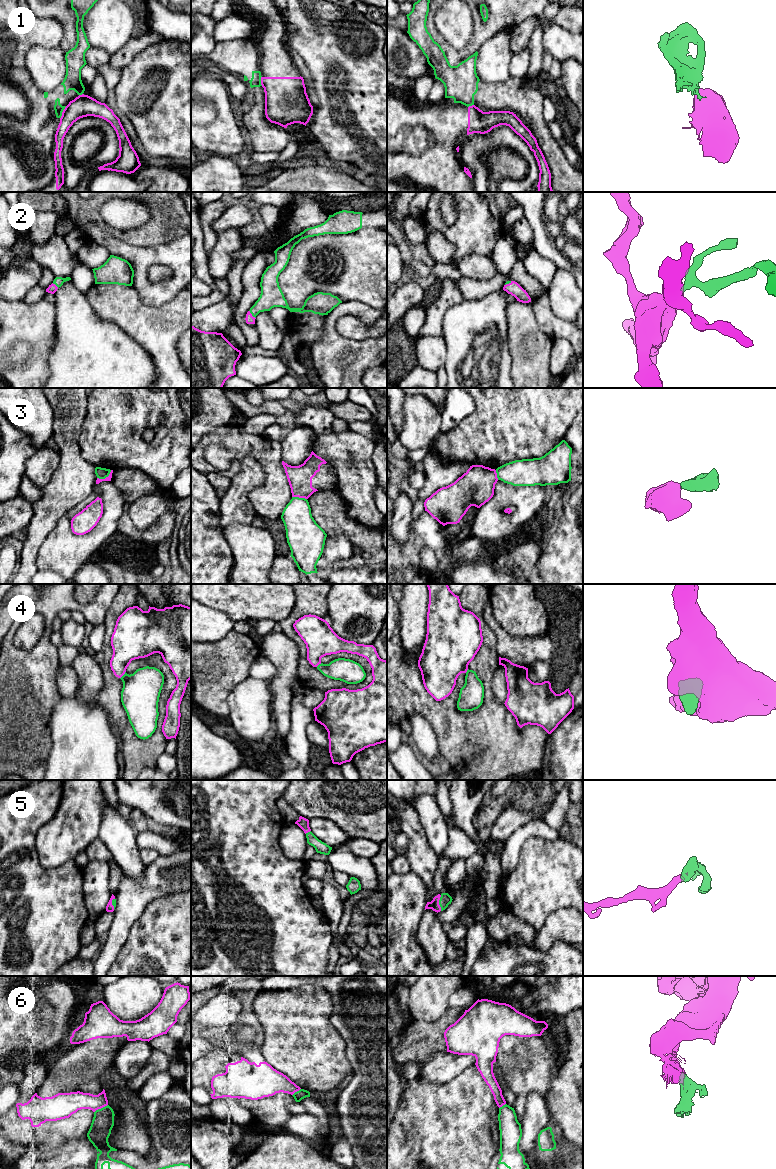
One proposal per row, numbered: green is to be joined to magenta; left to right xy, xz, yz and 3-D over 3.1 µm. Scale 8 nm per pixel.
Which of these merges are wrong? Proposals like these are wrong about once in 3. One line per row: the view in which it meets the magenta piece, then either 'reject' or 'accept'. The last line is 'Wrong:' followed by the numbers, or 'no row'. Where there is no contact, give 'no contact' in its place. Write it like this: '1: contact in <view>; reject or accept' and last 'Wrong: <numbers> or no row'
1: contact in xy; reject
2: contact in xz; accept
3: contact in xy; reject
4: contact in xy; accept
5: contact in yz; accept
6: contact in xy; reject
Wrong: 1, 3, 6

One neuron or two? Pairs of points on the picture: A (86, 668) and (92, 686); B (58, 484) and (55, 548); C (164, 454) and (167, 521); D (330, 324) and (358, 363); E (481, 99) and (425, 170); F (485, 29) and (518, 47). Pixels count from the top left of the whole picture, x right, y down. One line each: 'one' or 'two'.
A: one
B: two
C: two
D: one
E: two
F: two

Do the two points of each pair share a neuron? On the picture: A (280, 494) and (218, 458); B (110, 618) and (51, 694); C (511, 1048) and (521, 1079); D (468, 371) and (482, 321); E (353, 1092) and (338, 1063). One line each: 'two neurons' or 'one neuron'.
A: two neurons
B: two neurons
C: one neuron
D: one neuron
E: two neurons

